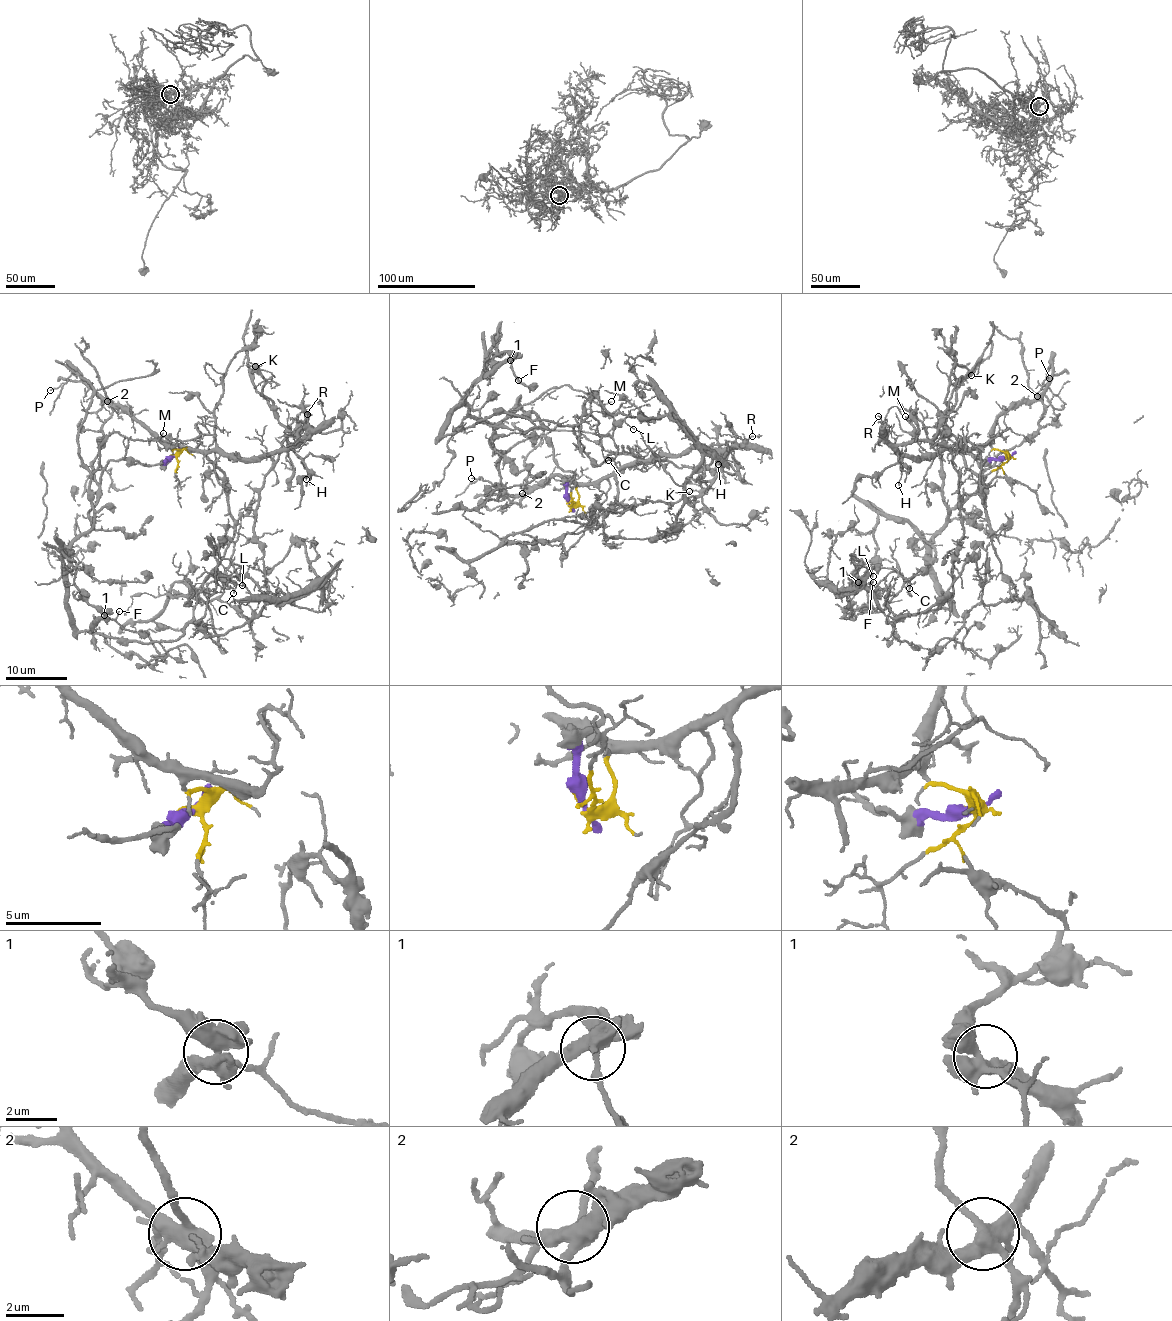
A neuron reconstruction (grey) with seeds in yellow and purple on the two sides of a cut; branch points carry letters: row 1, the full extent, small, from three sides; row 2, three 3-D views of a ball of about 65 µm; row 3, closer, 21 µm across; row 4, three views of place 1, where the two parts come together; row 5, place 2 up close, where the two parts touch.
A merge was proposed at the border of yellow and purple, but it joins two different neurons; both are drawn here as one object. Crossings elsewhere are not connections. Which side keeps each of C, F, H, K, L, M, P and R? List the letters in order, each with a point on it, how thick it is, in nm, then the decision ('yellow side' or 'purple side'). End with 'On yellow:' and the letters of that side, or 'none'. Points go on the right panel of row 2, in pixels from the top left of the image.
C: (909, 588) | 120 nm | purple side
F: (873, 582) | 140 nm | purple side
H: (898, 485) | 90 nm | yellow side
K: (971, 375) | 140 nm | yellow side
L: (873, 576) | 100 nm | purple side
M: (905, 416) | 140 nm | purple side
P: (1049, 378) | 120 nm | yellow side
R: (878, 416) | 140 nm | yellow side
On yellow: H, K, P, R

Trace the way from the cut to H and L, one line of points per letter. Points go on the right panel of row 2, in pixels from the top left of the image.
H: (1008, 457), (986, 443), (913, 459), (900, 452), (895, 454), (901, 466), (898, 484)
L: (1008, 457), (959, 444), (981, 482), (931, 544), (949, 608), (887, 625), (888, 602), (924, 571), (873, 576)

